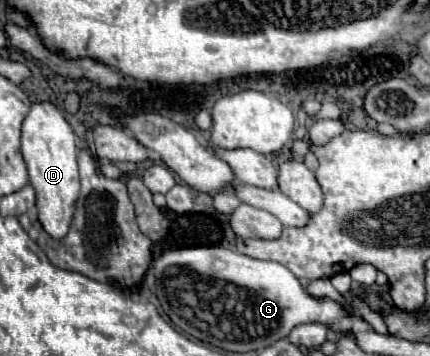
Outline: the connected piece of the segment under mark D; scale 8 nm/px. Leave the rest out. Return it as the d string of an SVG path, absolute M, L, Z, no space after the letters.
M34 103L22 123L22 157L30 173L30 185L36 191L38 223L52 239L62 239L68 233L80 181L76 163L76 135L64 115L52 103Z

